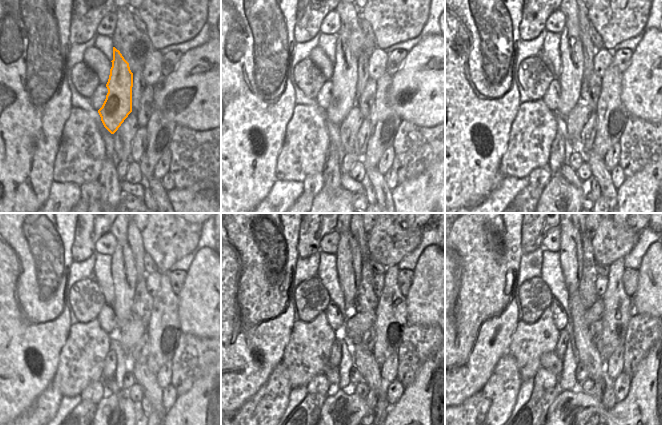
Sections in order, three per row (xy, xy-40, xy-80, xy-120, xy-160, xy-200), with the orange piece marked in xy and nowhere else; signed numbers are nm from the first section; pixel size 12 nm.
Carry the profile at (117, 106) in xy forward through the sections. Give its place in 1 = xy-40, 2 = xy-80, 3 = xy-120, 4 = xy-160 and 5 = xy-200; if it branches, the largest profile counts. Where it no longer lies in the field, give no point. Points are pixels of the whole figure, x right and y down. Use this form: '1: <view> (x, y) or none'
1: xy-40 (344, 79)
2: xy-80 (572, 57)
3: xy-120 (124, 273)
4: xy-160 (348, 256)
5: xy-200 (571, 253)

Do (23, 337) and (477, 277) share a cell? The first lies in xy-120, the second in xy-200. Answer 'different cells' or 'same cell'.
same cell

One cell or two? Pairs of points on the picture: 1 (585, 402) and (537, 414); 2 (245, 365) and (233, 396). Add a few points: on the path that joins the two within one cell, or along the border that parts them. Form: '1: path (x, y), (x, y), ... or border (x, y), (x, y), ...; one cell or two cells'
1: border (559, 392), (545, 414); two cells
2: path (242, 373), (233, 382), (233, 388); one cell

